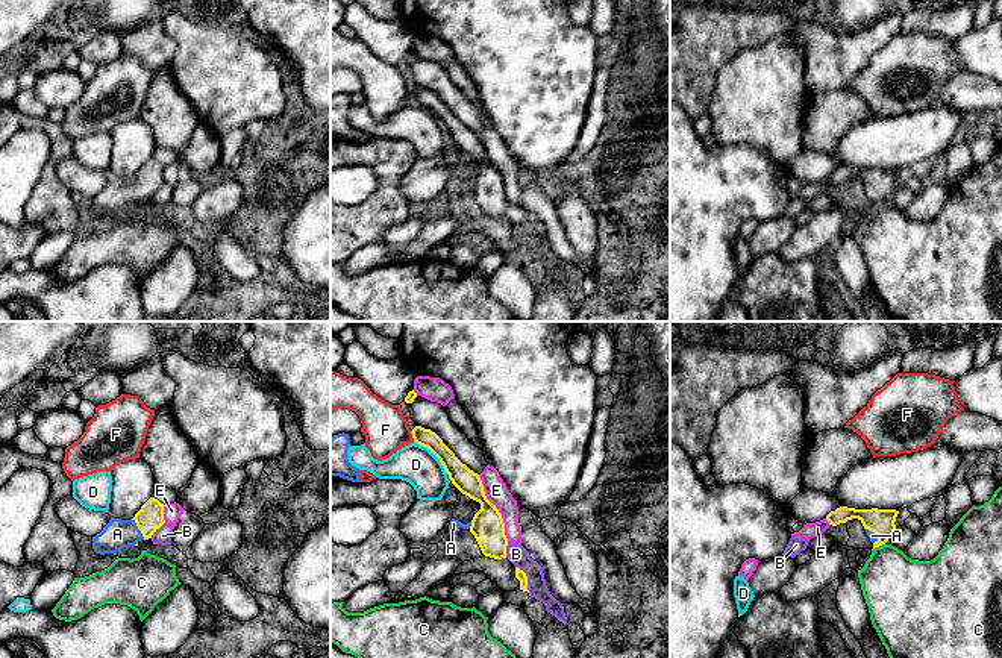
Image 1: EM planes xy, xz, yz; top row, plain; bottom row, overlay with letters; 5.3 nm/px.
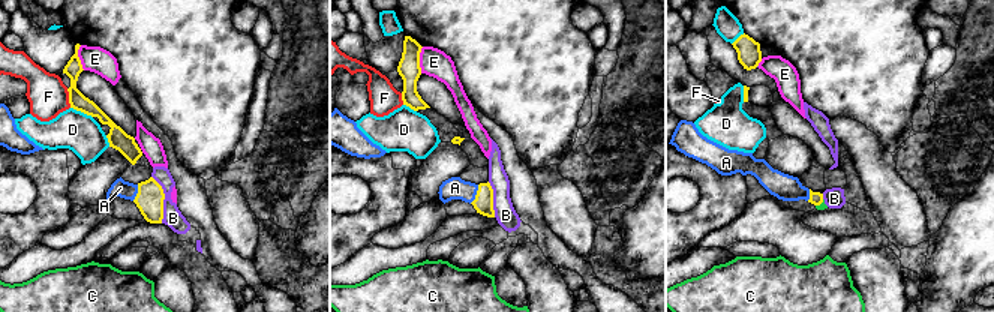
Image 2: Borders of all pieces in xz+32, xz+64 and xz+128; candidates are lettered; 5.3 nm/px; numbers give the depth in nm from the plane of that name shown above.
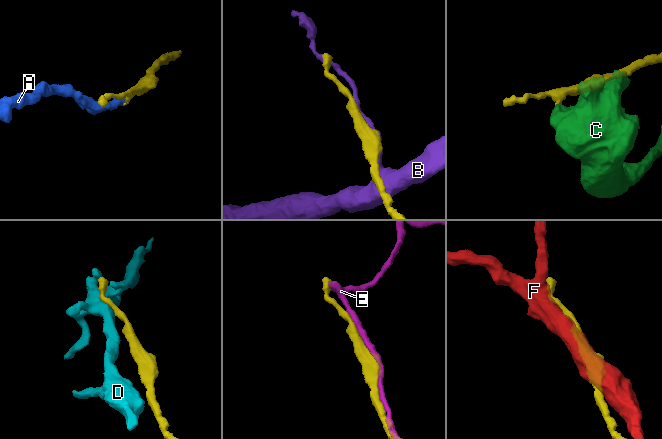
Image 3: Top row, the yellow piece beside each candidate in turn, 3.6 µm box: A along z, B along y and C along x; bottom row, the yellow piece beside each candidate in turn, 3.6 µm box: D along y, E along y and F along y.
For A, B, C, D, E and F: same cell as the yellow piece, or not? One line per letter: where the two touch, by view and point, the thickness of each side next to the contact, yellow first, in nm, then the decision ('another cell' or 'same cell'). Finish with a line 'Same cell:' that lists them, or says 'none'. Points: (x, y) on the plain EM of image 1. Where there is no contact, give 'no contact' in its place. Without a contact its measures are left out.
A: contact xy (138, 188); calibres 140 and 160 nm; same cell
B: contact xz (526, 240); calibres 60 and 100 nm; another cell
C: contact yz (878, 206); calibres 140 and 360 nm; another cell
D: contact xz (434, 114); calibres 130 and 200 nm; another cell
E: contact xz (484, 152); calibres 170 and 120 nm; another cell
F: contact xz (413, 96); calibres 100 and 240 nm; another cell
Same cell: A

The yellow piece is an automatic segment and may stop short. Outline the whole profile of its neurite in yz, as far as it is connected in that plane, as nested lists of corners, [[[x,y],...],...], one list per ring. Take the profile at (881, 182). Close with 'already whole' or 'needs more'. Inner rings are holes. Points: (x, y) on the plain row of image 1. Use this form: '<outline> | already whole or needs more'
[[[840,167],[826,176],[829,185],[837,186],[846,183],[847,180],[858,179],[870,202],[873,209],[885,205],[896,191],[896,177],[899,171],[896,170],[855,170],[847,167]]] | needs more

